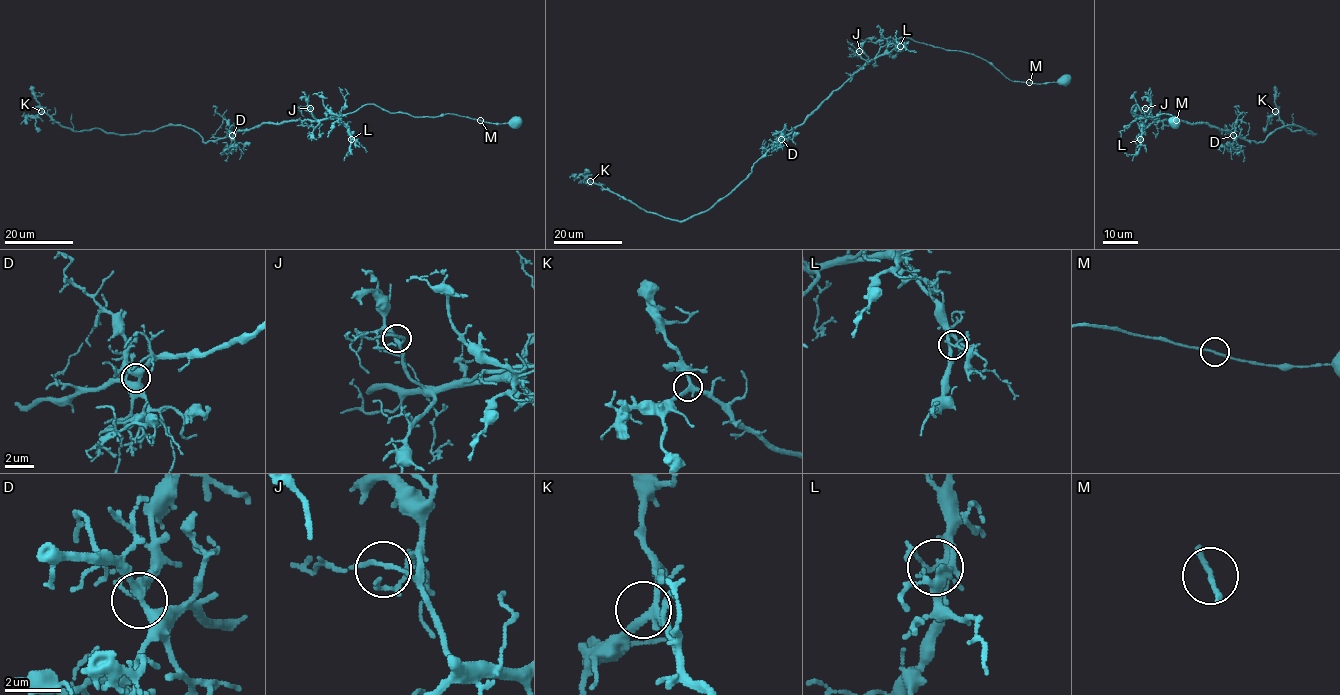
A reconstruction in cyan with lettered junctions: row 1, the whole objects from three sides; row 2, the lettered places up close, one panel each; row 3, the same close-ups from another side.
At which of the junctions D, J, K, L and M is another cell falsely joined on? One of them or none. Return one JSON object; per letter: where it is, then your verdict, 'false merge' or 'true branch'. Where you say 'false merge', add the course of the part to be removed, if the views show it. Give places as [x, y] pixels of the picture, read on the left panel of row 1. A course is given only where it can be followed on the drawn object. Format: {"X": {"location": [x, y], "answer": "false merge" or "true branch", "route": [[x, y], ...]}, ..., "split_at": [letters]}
{"D": {"location": [232, 135], "answer": "true branch"}, "J": {"location": [310, 108], "answer": "true branch"}, "K": {"location": [41, 111], "answer": "true branch"}, "L": {"location": [351, 139], "answer": "true branch"}, "M": {"location": [480, 120], "answer": "true branch"}, "split_at": []}

